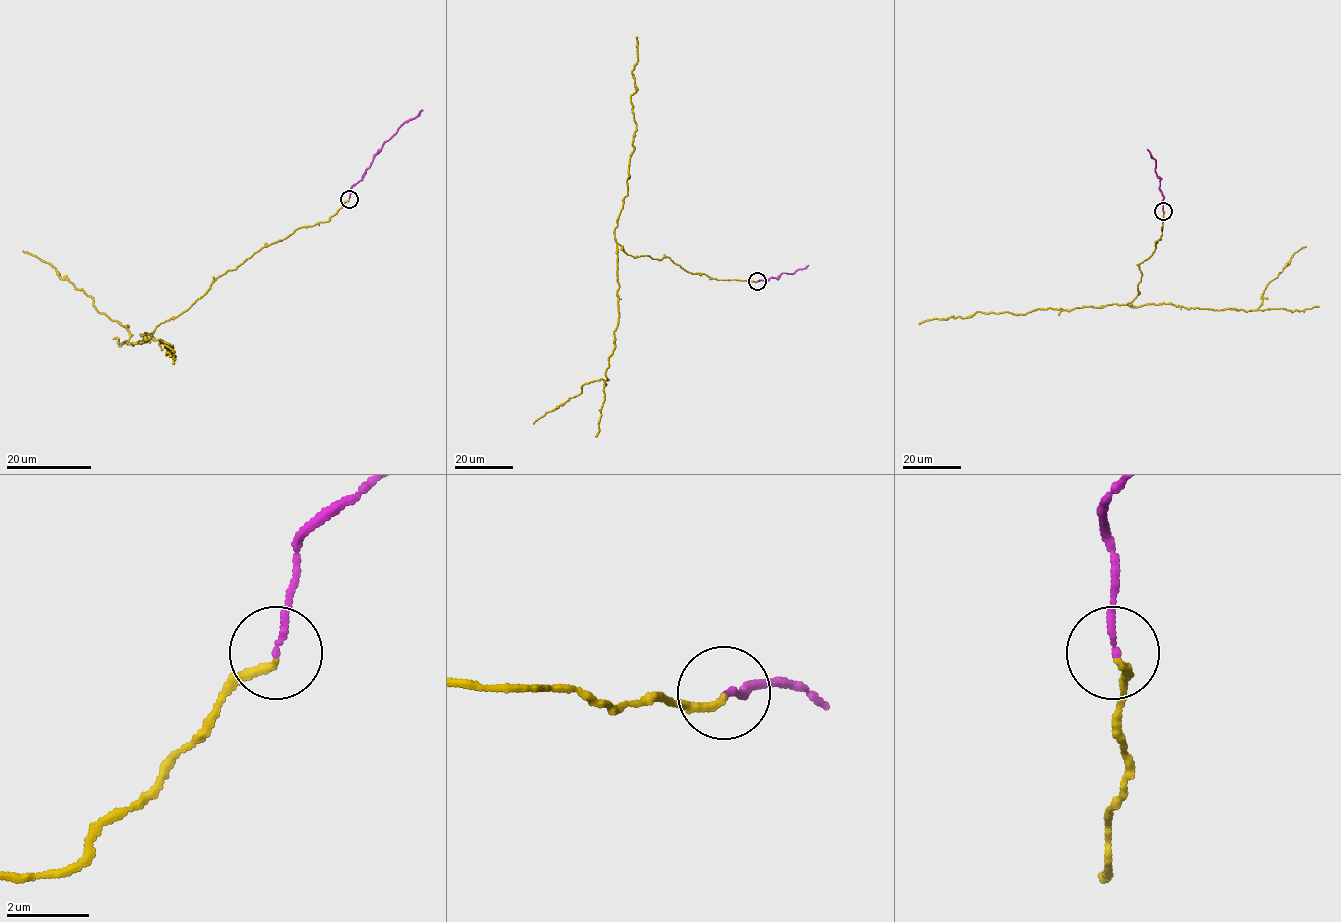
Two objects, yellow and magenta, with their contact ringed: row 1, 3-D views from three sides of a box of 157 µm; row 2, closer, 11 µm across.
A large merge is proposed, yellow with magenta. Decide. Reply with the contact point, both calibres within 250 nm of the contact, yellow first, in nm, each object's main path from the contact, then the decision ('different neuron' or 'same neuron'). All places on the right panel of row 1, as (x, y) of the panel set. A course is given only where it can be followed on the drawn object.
(1163, 211) | 180/140 nm | yellow via (1163, 211), (1161, 238), (1153, 253), (1139, 264), (1139, 293), (1126, 305), (1256, 310), (1265, 287), (1306, 246) | magenta via (1163, 211), (1164, 197), (1155, 171), (1155, 160), (1147, 149) | same neuron

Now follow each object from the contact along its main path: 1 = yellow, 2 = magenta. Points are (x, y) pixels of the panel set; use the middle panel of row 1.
1: (757, 281), (692, 273), (669, 257), (634, 257), (618, 244), (618, 325), (607, 377), (585, 383), (533, 424)
2: (757, 281), (766, 282), (782, 273), (793, 273), (808, 265)

